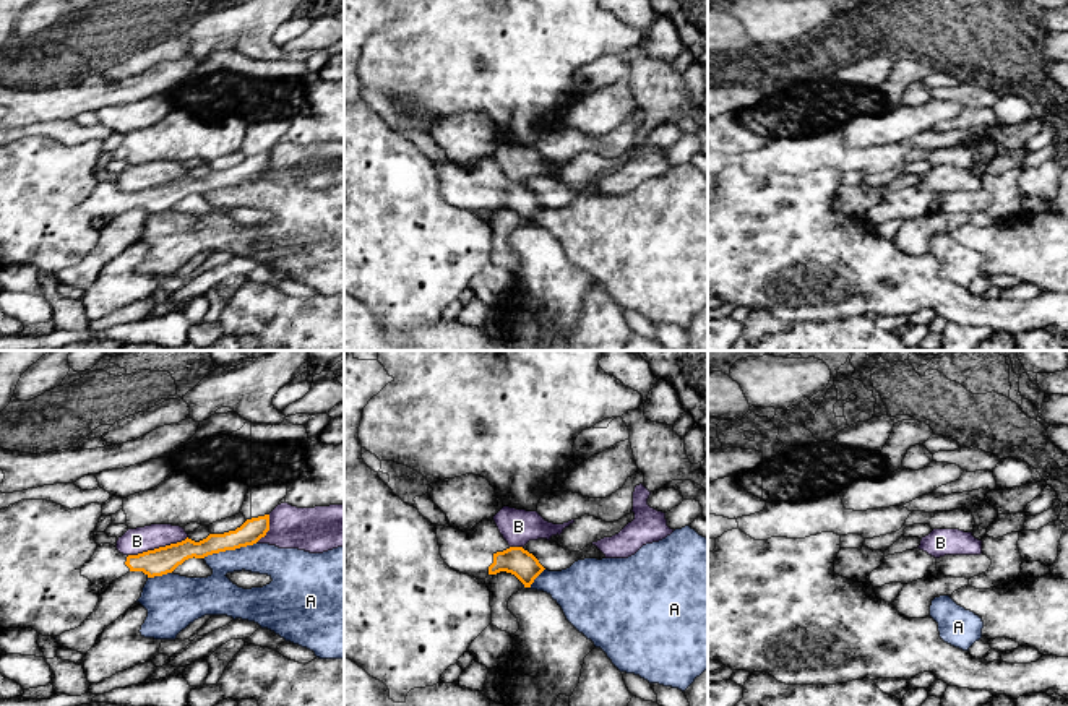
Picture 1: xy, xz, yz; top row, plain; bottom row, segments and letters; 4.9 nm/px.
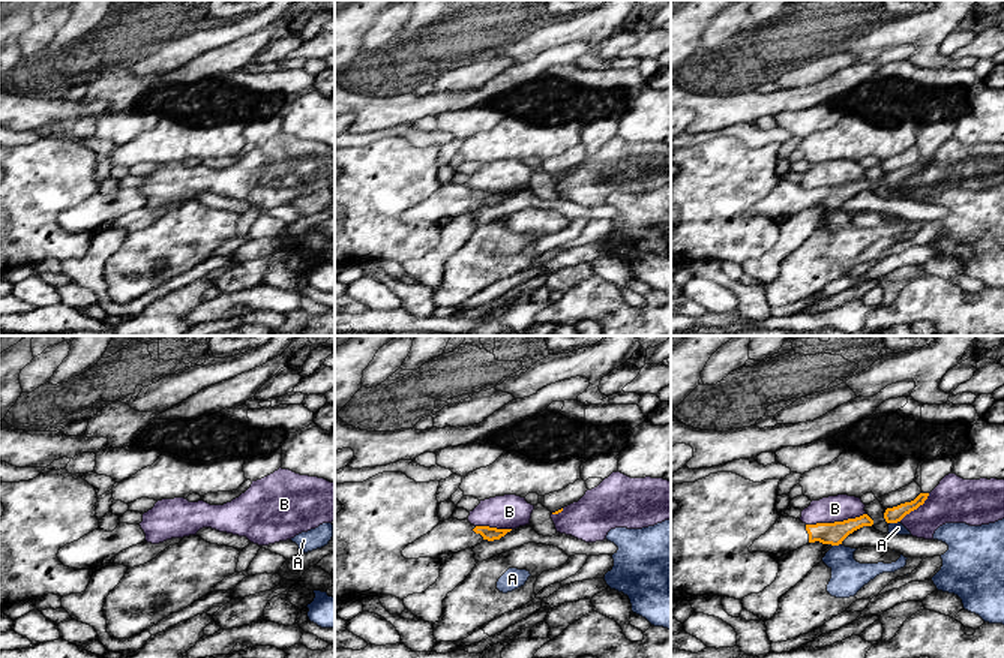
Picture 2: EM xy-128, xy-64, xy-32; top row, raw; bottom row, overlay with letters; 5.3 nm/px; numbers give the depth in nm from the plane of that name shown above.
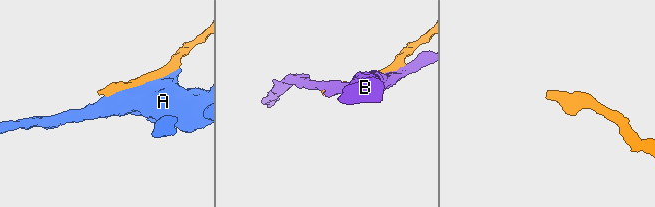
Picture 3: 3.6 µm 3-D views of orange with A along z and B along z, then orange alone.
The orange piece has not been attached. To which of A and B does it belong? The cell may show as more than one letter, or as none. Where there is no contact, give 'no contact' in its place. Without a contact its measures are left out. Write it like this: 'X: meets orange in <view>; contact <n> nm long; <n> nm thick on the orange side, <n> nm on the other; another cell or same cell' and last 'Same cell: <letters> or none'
A: meets orange in xy; contact 280 nm long; 110 nm thick on the orange side, 200 nm on the other; another cell
B: meets orange in xy; contact 320 nm long; 140 nm thick on the orange side, 130 nm on the other; another cell
Same cell: none

